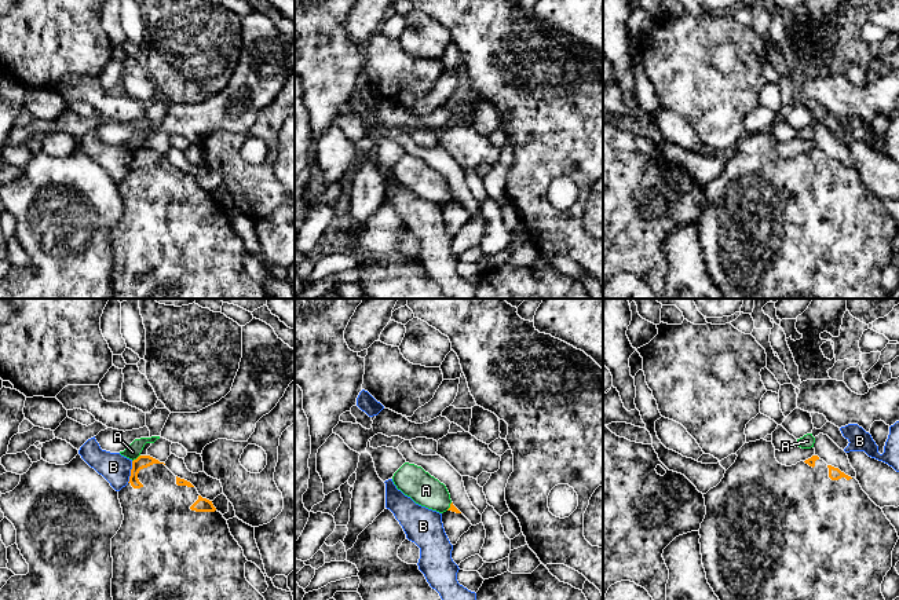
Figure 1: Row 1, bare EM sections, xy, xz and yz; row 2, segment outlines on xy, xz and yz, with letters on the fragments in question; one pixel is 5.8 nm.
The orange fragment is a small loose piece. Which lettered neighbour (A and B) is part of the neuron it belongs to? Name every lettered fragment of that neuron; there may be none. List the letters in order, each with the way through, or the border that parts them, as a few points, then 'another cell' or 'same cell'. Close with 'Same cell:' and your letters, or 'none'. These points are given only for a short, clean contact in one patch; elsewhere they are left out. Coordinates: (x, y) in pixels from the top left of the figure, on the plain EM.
A: border xy (139, 146), (132, 153); another cell
B: border xy (132, 153), (127, 174); another cell
Same cell: none

